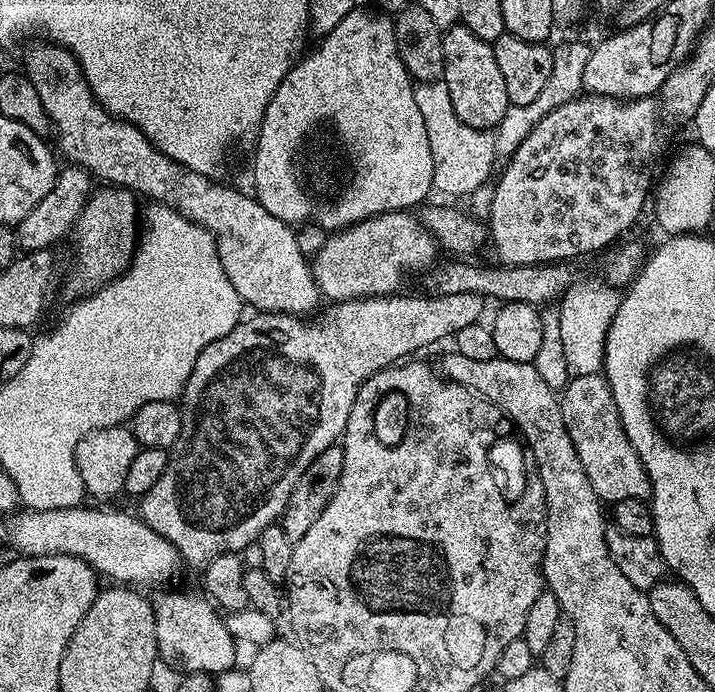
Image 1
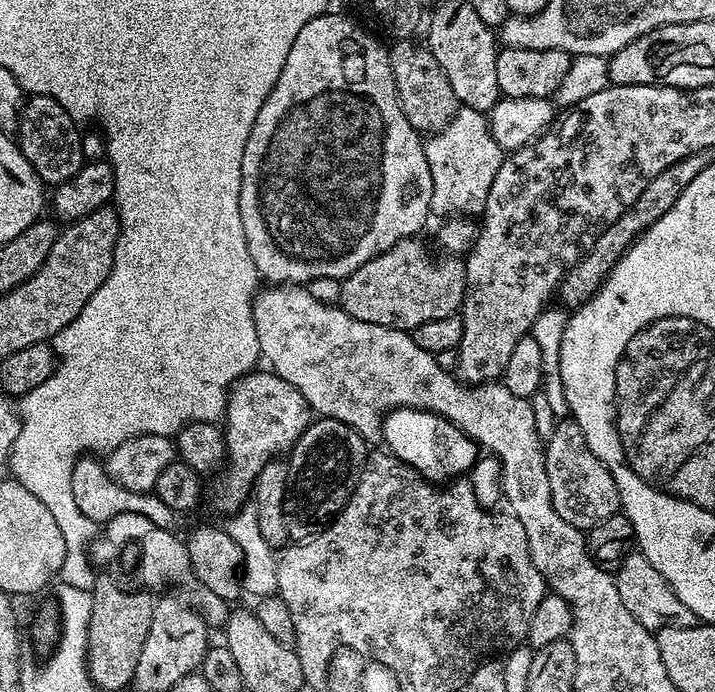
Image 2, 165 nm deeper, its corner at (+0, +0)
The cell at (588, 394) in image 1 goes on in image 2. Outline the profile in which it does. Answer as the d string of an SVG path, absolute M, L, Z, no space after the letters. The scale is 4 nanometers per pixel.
M564 418L556 424L553 436L544 444L546 478L550 478L550 498L558 518L570 526L590 530L621 511L620 491L610 470L586 446L586 438L575 420Z

